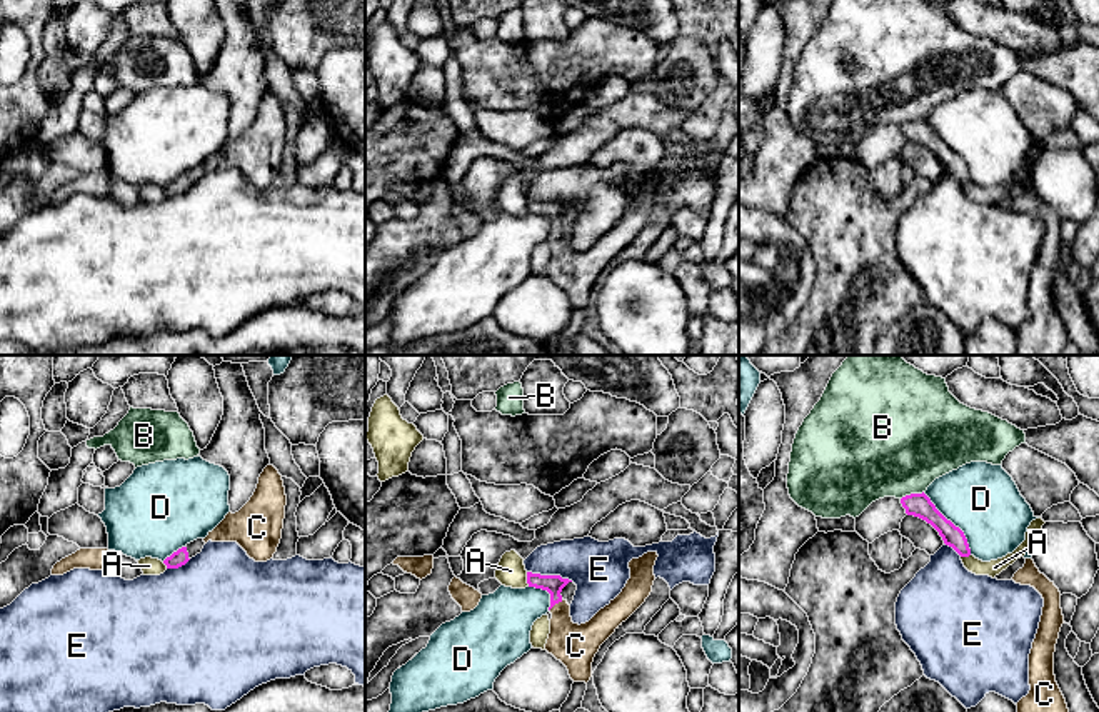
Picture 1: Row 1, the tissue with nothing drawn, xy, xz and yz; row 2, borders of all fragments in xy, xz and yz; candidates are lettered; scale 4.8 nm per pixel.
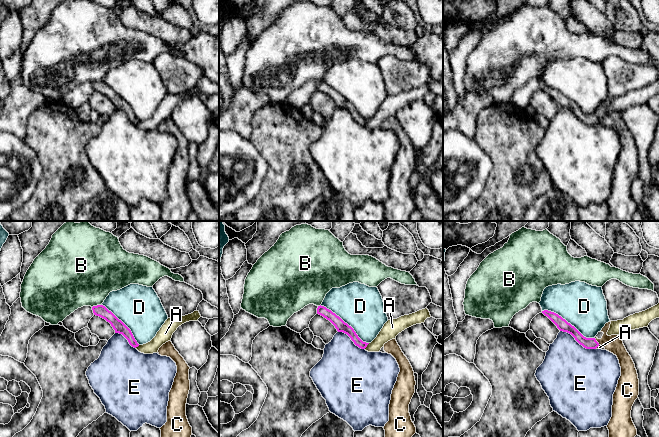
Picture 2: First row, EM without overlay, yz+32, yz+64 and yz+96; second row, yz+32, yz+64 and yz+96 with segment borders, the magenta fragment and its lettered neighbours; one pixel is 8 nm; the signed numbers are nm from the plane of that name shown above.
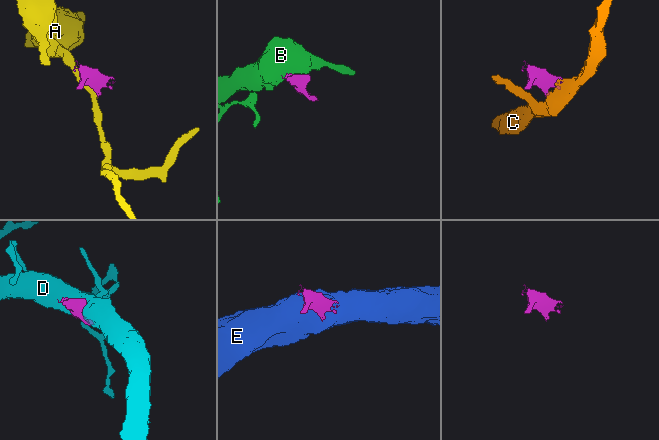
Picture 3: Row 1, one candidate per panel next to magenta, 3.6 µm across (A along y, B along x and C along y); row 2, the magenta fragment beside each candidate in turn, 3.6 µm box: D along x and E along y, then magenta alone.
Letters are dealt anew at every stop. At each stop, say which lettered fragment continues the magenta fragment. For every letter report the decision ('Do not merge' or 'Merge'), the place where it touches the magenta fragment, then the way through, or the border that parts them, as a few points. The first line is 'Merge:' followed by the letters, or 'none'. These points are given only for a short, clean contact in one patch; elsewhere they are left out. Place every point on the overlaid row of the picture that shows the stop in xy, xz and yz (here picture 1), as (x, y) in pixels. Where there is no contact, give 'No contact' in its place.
Merge: C
A: Do not merge. Touches magenta at xz (527, 579). Boundary: xz (526, 572), (529, 586)
B: Do not merge. Touches magenta at yz (911, 494). Boundary: yz (923, 491), (906, 494), (901, 499)
C: Merge. Touches magenta at xz (556, 602). Path across: xz (554, 584), (556, 602), (561, 627), (576, 646)
D: Do not merge. Touches magenta at yz (951, 522)
E: Do not merge. Touches magenta at xz (551, 576). Boundary: xz (527, 571), (572, 581)

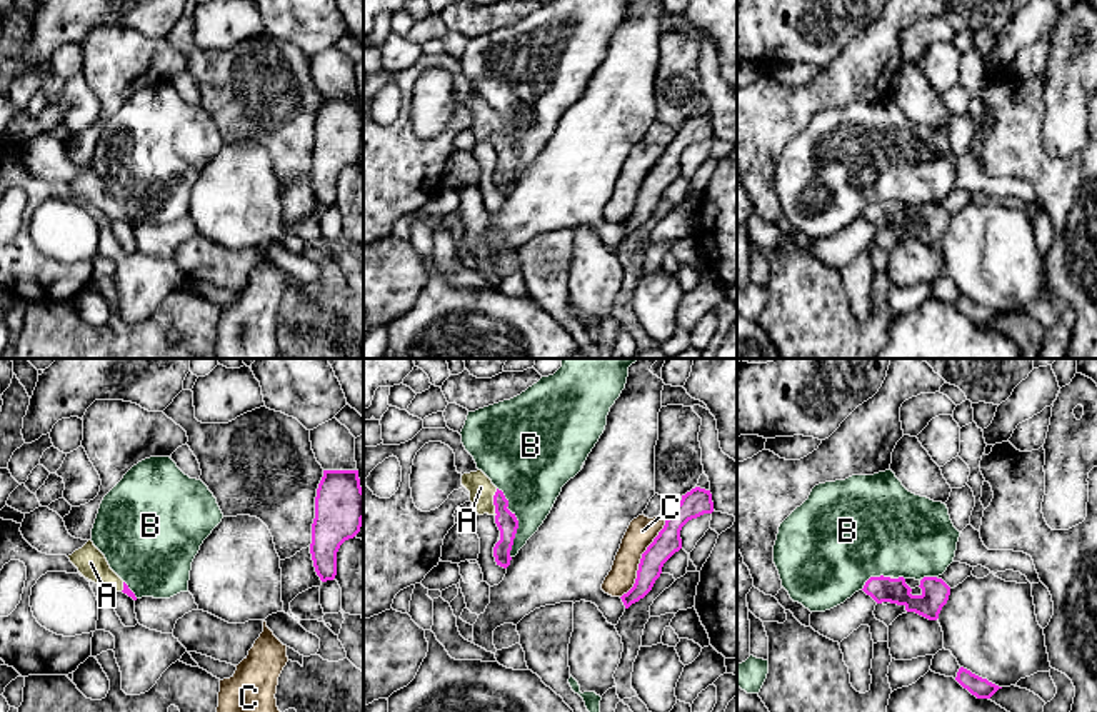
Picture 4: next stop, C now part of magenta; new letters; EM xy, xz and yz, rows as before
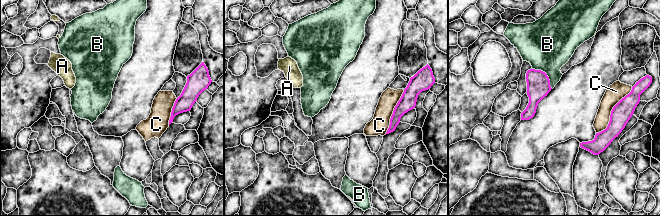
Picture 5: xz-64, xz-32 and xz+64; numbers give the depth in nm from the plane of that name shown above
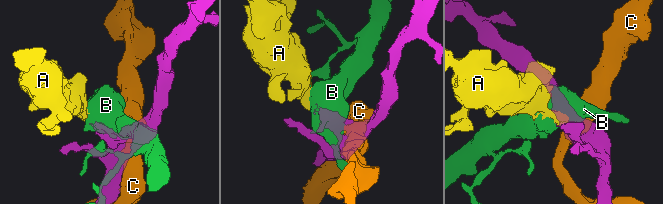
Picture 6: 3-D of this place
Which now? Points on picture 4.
Merge: A
A: Merge. Touches magenta at xz (494, 502). Path across: xz (505, 521), (494, 502), (480, 487)
B: Do not merge. Touches magenta at xz (517, 522). Boundary: xz (497, 487), (507, 501), (507, 509), (517, 521), (510, 557)
C: Do not merge. Touches magenta at xz (641, 559)

